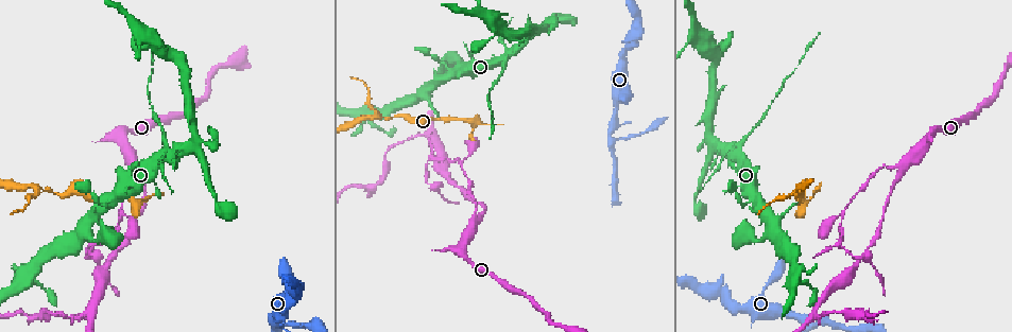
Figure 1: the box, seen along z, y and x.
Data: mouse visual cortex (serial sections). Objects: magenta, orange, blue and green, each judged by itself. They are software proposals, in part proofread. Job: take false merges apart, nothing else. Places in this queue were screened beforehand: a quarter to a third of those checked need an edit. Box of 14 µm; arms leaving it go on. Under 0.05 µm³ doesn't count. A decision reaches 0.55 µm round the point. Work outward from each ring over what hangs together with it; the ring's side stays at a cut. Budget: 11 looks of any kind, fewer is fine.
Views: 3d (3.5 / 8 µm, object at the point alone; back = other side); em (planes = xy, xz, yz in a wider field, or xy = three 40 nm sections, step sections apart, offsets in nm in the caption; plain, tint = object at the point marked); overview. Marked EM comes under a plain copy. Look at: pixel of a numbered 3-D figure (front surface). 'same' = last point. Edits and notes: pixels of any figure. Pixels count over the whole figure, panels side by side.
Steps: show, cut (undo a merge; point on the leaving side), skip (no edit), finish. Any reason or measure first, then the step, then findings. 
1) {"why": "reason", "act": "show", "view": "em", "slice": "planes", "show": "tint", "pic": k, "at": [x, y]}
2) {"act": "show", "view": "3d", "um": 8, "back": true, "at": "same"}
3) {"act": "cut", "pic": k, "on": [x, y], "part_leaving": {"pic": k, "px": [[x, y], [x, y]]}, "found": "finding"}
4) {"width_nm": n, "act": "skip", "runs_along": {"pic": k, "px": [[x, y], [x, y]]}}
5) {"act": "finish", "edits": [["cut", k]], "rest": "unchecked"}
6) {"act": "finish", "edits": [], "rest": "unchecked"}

{"why": "side arm on a straight run", "act": "show", "view": "3d", "um": 3.5, "pic": 1, "at": [902, 170]}

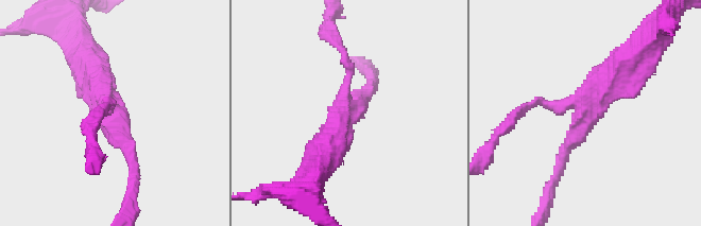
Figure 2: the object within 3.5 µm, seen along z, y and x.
{"arms": 3, "arm_widths_nm": [150, 200, 500], "why": "shape alone is not enough", "act": "show", "view": "em", "slice": "xy", "step": 5, "show": "tint", "pic": 2, "at": [590, 107]}

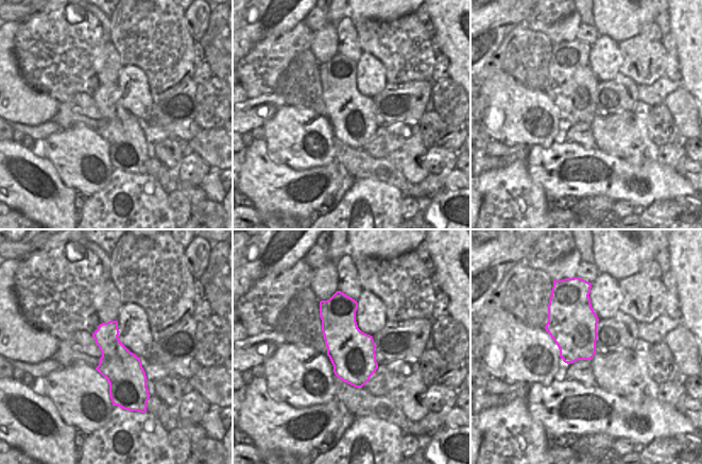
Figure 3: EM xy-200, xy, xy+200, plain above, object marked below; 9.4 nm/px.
{"act": "skip", "runs_along": {"pic": 2, "px": [[636, 55], [586, 110], [560, 167]]}, "found": "all the same cell"}

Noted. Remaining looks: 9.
{"why": "a fork", "act": "show", "view": "3d", "um": 3.5, "pic": 1, "at": [42, 189]}

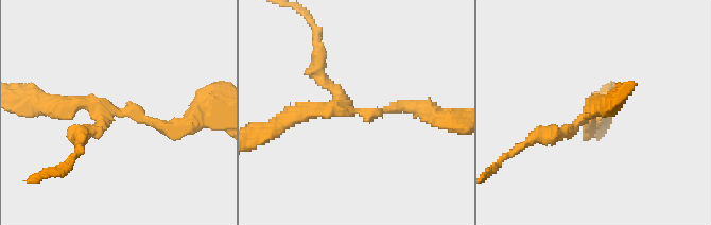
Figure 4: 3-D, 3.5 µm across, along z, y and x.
{"why": "need the tissue", "act": "show", "view": "em", "slice": "xy", "step": 3, "show": "tint", "pic": 4, "at": [112, 113]}

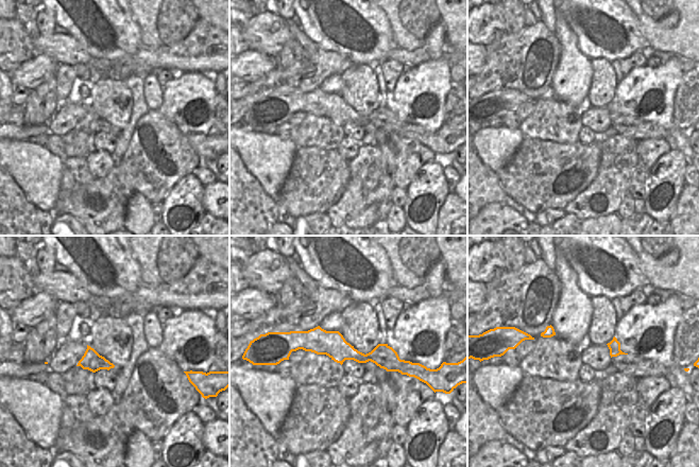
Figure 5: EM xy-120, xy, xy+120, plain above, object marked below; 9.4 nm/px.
{"width_nm": 240, "act": "skip", "runs_along": {"pic": 5, "px": [[293, 346], [331, 343], [404, 363]]}, "found": "one cell here"}

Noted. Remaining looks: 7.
{"why": "three-way junction", "act": "show", "view": "3d", "um": 3.5, "pic": 1, "at": [123, 214]}

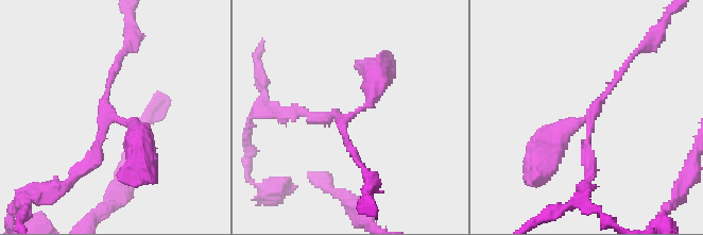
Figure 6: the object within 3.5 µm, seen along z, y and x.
{"arms": 3, "arm_widths_nm": [100, 150, 300], "act": "show", "view": "em", "slice": "xy", "step": 2, "show": "tint", "pic": 6, "at": [107, 112]}

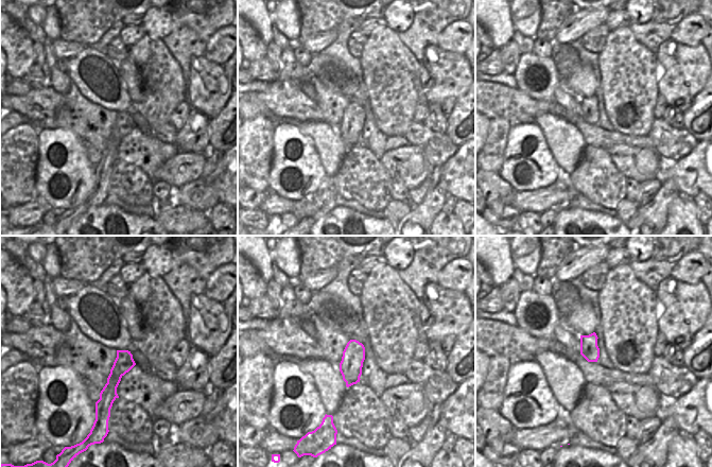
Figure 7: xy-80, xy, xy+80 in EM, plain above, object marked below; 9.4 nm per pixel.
{"width_nm": 220, "act": "skip", "runs_along": {"pic": 7, "px": [[125, 352], [104, 408]]}, "found": "one cell here"}

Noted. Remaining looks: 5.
{"why": "sharp bend", "act": "show", "view": "3d", "um": 3.5, "pic": 1, "at": [87, 246]}

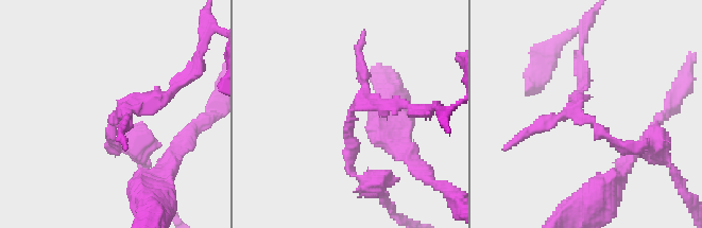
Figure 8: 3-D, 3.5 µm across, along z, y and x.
{"act": "show", "view": "em", "slice": "planes", "show": "tint", "pic": 8, "at": [351, 112]}

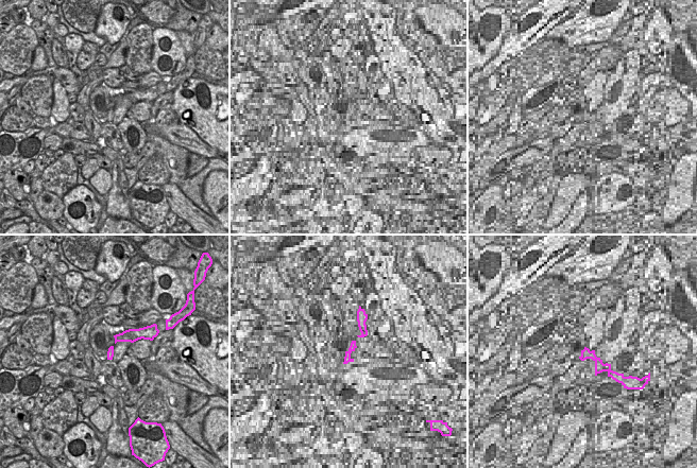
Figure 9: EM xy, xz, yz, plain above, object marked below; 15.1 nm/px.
{"act": "skip", "runs_along": {"pic": 9, "px": [[137, 333], [121, 336], [111, 348], [109, 357]]}, "found": "continuous, no second cell"}

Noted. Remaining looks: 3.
{"act": "finish", "edits": [], "rest": "unchecked"}

